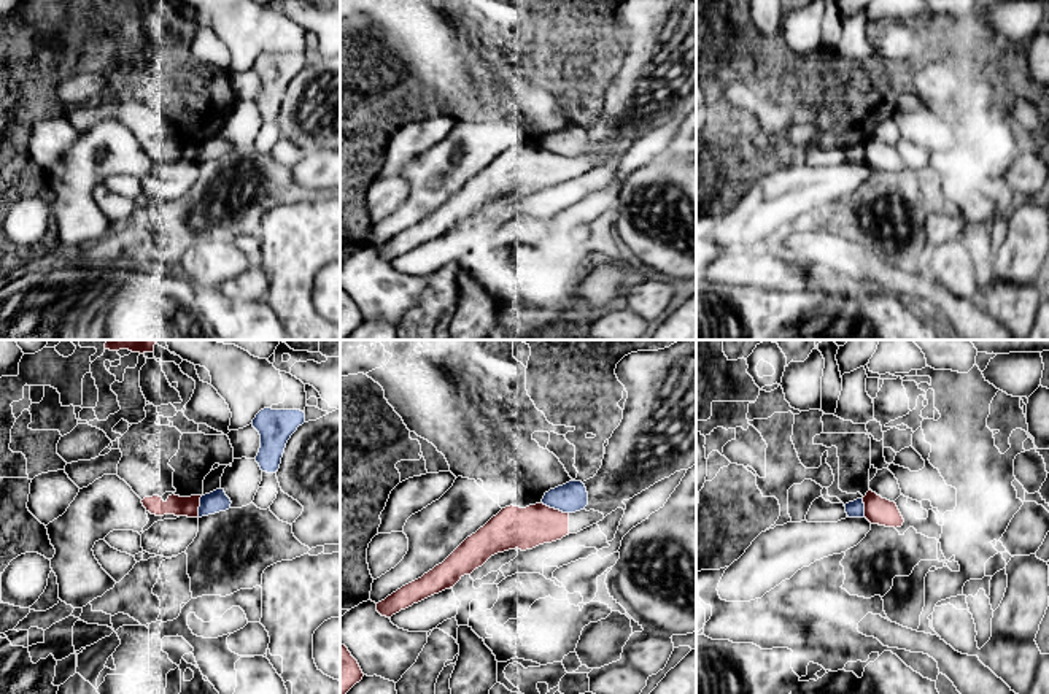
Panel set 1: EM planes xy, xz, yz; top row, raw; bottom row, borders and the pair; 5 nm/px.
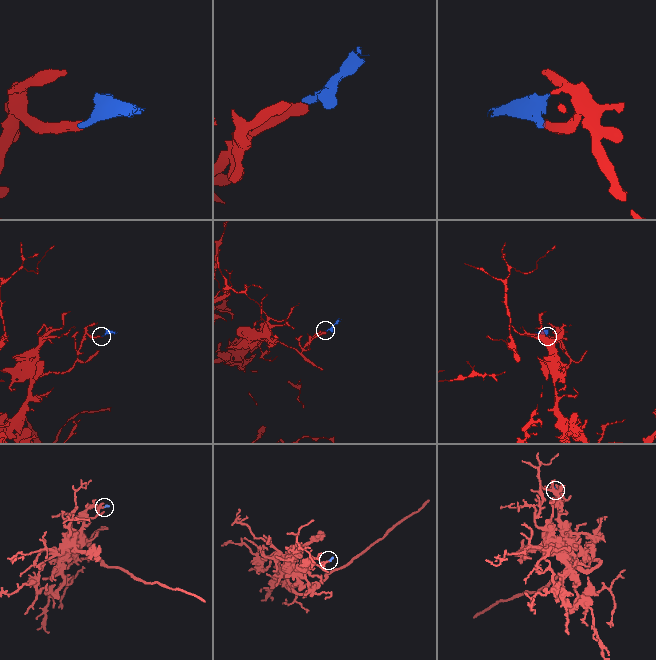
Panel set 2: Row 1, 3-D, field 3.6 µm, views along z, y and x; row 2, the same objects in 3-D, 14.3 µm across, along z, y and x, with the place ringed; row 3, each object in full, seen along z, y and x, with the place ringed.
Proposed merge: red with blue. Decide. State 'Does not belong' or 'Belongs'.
Does not belong

